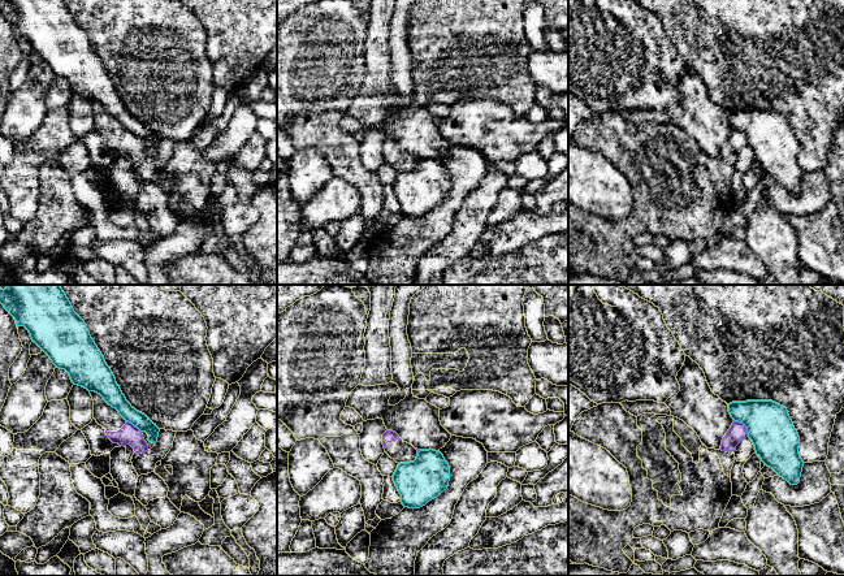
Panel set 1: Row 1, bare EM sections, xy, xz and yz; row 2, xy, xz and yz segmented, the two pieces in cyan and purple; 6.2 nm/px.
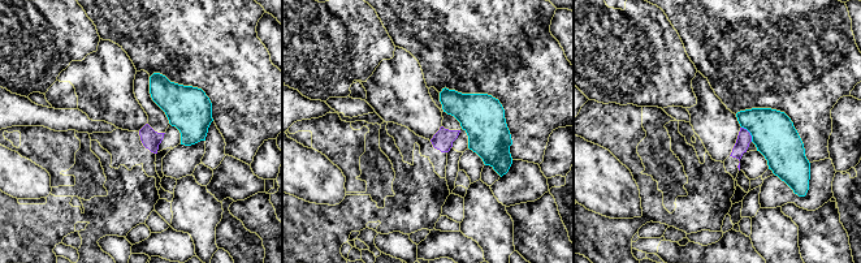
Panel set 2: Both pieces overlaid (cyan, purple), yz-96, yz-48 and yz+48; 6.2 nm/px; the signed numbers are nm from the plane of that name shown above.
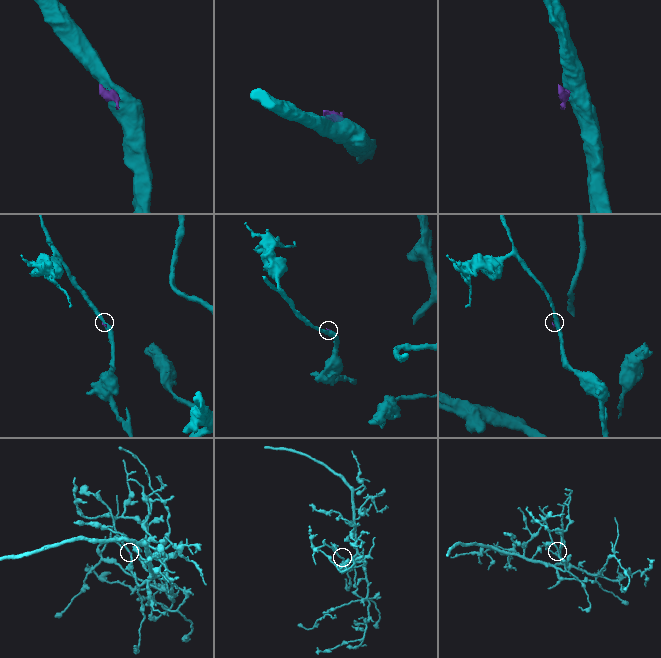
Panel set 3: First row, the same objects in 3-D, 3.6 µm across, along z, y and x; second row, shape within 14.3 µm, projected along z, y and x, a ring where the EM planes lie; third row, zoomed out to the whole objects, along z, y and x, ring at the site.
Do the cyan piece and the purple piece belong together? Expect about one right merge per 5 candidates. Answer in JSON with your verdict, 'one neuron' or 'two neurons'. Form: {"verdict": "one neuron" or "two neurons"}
{"verdict": "two neurons"}

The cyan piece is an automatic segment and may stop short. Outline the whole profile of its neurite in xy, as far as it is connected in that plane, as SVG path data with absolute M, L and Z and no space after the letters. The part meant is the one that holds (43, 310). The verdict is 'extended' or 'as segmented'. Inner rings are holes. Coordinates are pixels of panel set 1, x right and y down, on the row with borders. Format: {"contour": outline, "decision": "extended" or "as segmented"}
{"contour": "M7 285L4 290L0 289L0 303L14 317L17 326L25 326L29 330L33 342L49 356L52 363L69 373L74 385L100 394L126 421L140 432L146 432L150 442L157 442L160 429L126 400L104 356L91 338L87 325L74 312L60 285Z", "decision": "as segmented"}

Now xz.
{"contour": "M420 450L414 462L398 464L393 481L402 504L420 508L447 489L450 467L440 451Z", "decision": "as segmented"}

